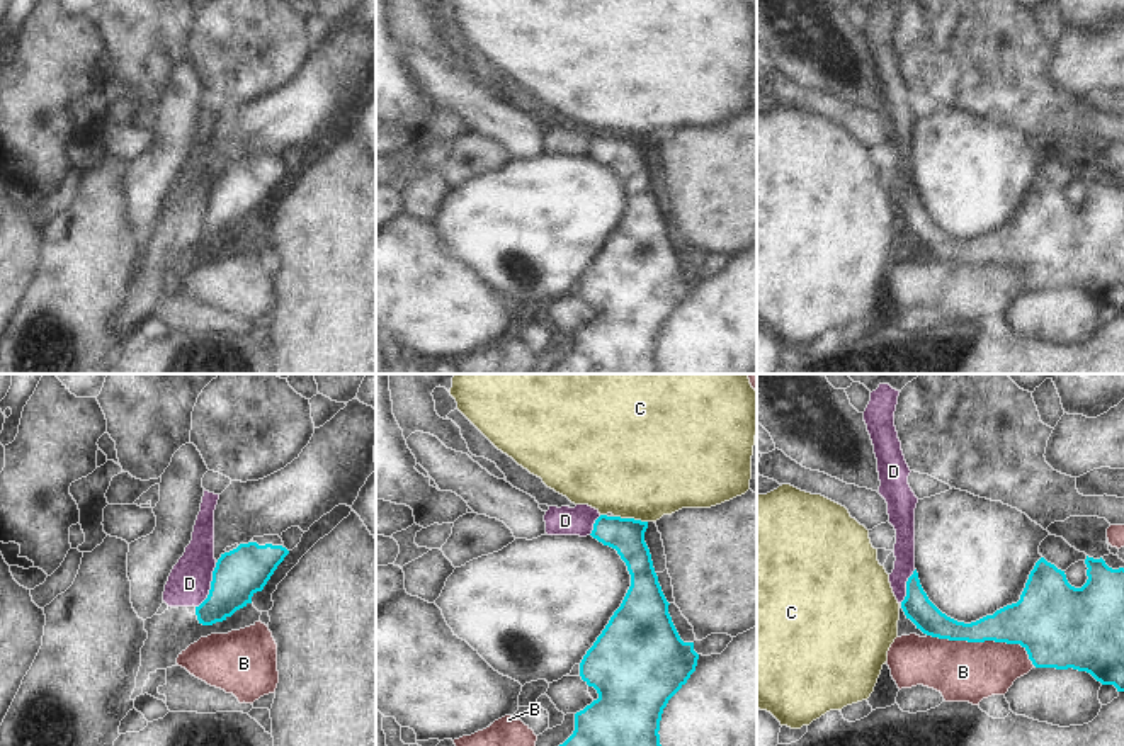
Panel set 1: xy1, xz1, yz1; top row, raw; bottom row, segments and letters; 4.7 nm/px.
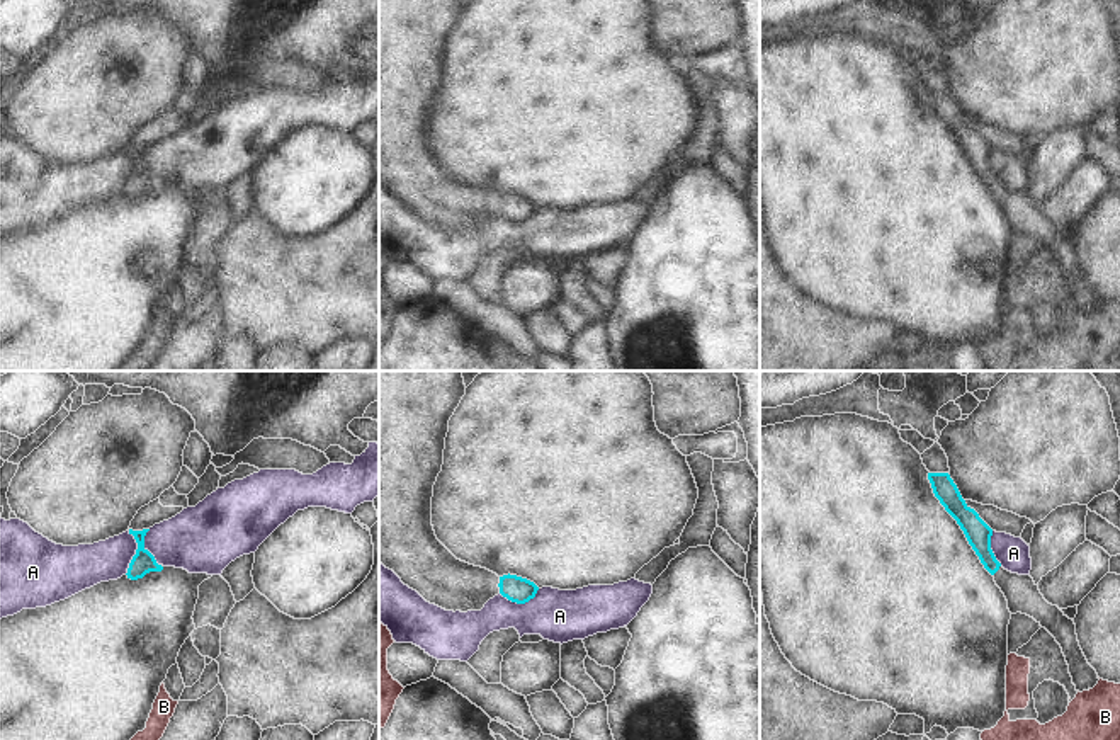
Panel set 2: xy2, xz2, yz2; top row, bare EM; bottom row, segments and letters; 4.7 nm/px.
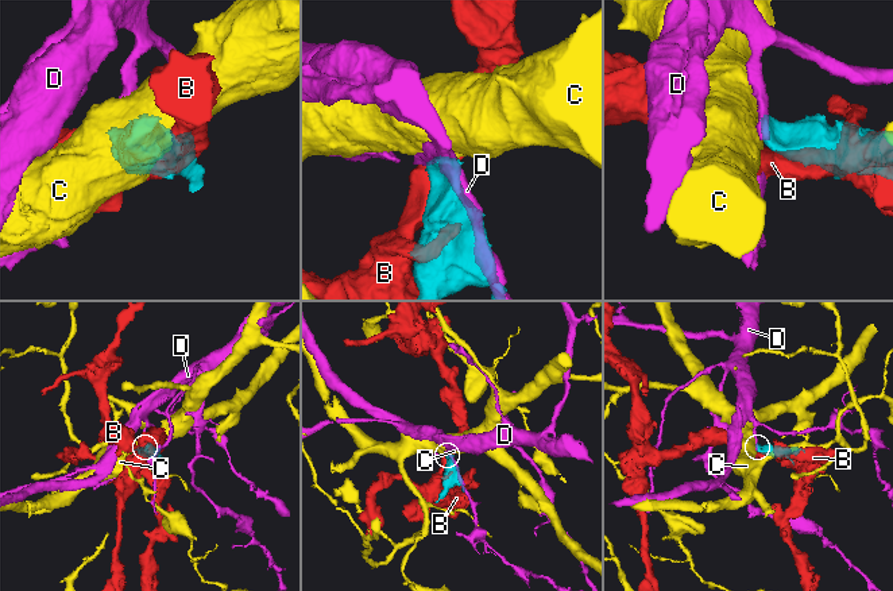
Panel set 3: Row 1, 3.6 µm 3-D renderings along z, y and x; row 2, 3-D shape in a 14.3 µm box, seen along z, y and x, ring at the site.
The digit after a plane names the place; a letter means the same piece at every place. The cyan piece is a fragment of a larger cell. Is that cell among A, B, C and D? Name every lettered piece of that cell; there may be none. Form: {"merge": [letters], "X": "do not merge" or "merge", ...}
{"merge": [], "A": "do not merge", "B": "do not merge", "C": "do not merge", "D": "do not merge"}

